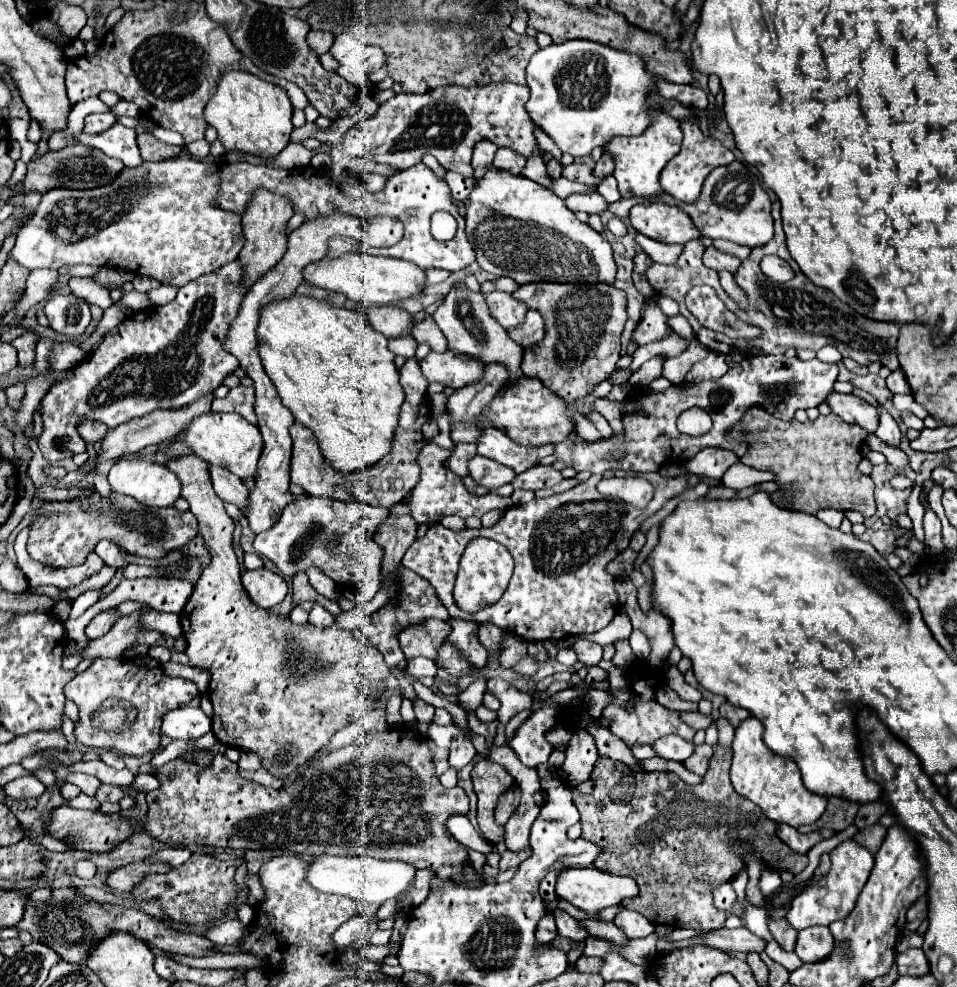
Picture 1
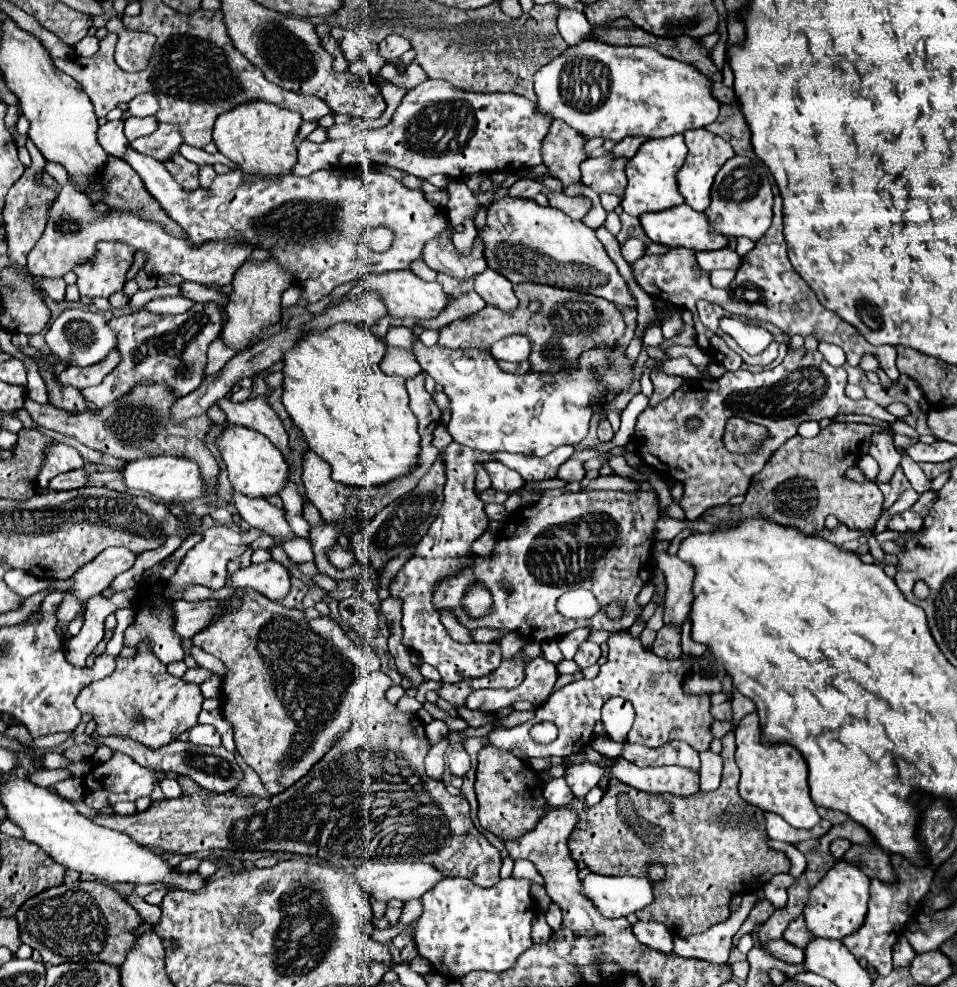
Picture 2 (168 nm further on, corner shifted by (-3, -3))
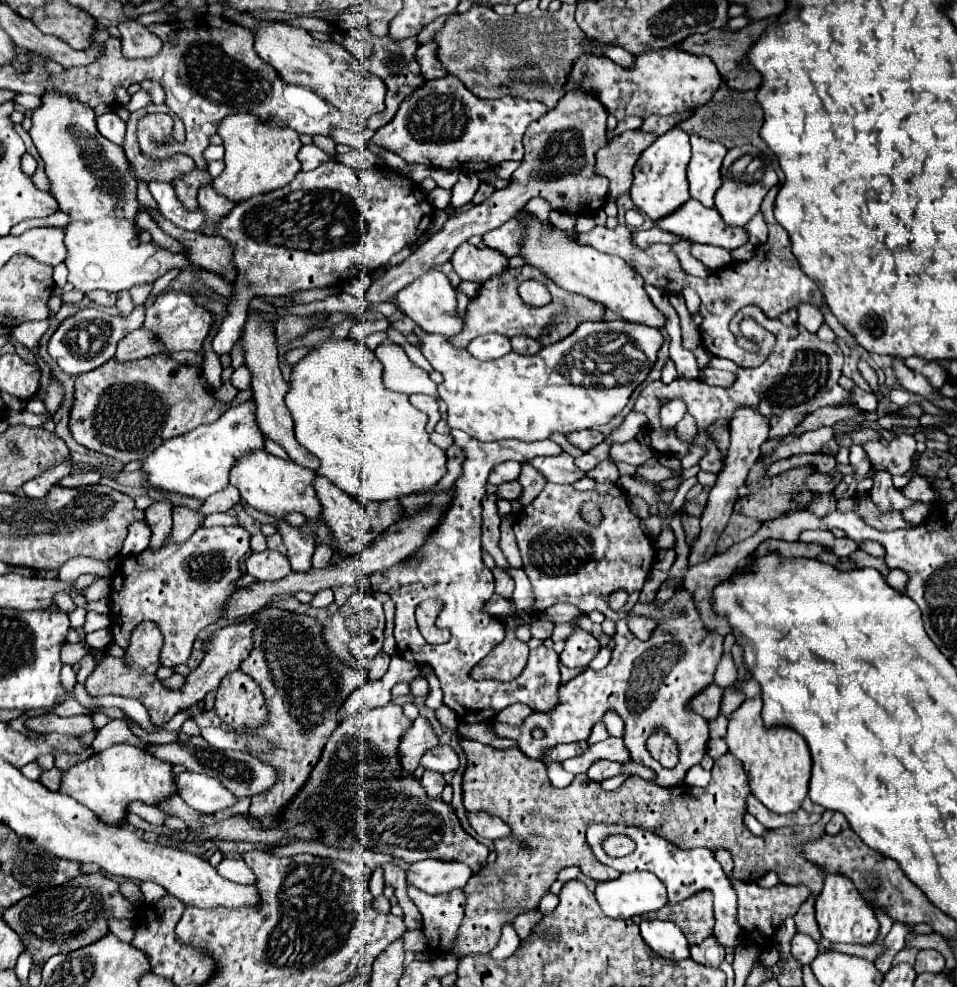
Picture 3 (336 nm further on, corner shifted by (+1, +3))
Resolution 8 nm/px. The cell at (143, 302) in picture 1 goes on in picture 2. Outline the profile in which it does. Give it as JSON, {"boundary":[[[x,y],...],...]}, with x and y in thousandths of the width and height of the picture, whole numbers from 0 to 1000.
{"boundary":[[[189,299],[185,301],[164,301],[158,303],[149,313],[162,319],[183,319],[183,317],[193,317],[202,309],[200,303],[193,303]]]}

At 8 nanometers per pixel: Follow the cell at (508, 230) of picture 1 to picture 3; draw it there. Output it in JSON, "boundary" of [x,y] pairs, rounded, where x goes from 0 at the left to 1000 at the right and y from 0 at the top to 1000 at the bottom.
{"boundary":[[[557,222],[557,224],[546,224],[544,228],[549,230],[551,236],[544,260],[553,268],[569,275],[572,281],[576,281],[584,291],[597,297],[611,299],[620,305],[626,305],[653,325],[672,327],[684,333],[695,331],[697,321],[682,309],[682,305],[672,293],[672,281],[655,264],[641,258],[632,258],[620,250],[605,248],[592,234],[578,232],[572,224],[565,226]]]}

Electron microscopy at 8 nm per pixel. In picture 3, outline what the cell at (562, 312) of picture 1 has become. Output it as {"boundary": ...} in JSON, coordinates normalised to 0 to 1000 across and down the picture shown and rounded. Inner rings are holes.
{"boundary":[[[546,268],[546,271],[540,271],[540,273],[532,271],[526,277],[521,277],[521,281],[513,281],[513,285],[507,285],[501,291],[498,299],[488,309],[486,333],[469,345],[471,345],[471,350],[484,354],[484,352],[490,350],[490,345],[494,345],[501,339],[521,337],[521,339],[528,339],[528,341],[551,339],[551,341],[557,341],[557,343],[565,345],[567,350],[576,350],[576,348],[582,348],[582,345],[595,341],[603,333],[603,329],[613,325],[613,323],[628,325],[630,315],[632,315],[632,311],[626,309],[624,305],[618,305],[618,303],[613,303],[609,299],[603,299],[603,297],[592,297],[590,293],[580,289],[565,273],[559,273],[555,268]],[[551,283],[561,283],[561,285],[569,287],[578,305],[569,311],[555,311],[549,305],[544,305],[544,301],[540,297],[540,291]]]}

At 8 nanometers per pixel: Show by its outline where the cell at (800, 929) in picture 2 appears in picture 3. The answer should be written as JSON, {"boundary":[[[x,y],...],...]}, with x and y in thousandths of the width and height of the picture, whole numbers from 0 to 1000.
{"boundary":[[[847,907],[833,923],[833,927],[829,929],[831,935],[833,935],[833,943],[835,945],[841,945],[841,947],[847,947],[852,953],[858,951],[858,945],[856,945],[856,939],[854,939],[854,933],[852,933],[852,907]]]}

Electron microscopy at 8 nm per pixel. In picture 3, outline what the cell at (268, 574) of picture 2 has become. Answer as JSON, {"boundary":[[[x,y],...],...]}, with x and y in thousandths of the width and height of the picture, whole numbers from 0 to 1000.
{"boundary":[[[277,556],[273,560],[262,560],[256,568],[258,581],[269,589],[292,589],[304,581],[302,566],[292,558]]]}

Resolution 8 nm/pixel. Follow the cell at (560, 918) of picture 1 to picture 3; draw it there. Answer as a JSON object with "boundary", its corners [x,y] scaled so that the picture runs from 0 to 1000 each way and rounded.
{"boundary":[[[569,905],[561,921],[563,921],[567,927],[574,927],[574,925],[576,925],[576,923],[582,919],[582,915],[584,915],[582,907],[578,907],[578,905]]]}

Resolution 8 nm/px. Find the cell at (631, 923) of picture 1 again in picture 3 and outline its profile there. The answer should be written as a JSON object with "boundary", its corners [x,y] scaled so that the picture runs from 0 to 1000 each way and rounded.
{"boundary":[[[670,933],[674,955],[695,972],[720,972],[720,953],[701,933]]]}

